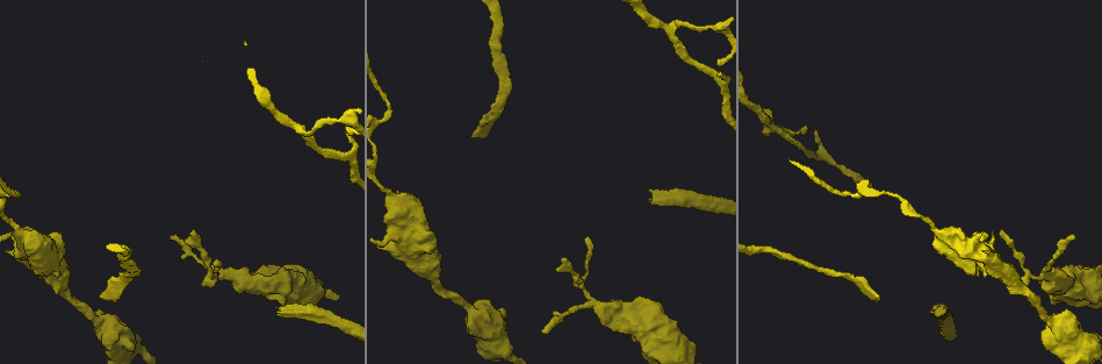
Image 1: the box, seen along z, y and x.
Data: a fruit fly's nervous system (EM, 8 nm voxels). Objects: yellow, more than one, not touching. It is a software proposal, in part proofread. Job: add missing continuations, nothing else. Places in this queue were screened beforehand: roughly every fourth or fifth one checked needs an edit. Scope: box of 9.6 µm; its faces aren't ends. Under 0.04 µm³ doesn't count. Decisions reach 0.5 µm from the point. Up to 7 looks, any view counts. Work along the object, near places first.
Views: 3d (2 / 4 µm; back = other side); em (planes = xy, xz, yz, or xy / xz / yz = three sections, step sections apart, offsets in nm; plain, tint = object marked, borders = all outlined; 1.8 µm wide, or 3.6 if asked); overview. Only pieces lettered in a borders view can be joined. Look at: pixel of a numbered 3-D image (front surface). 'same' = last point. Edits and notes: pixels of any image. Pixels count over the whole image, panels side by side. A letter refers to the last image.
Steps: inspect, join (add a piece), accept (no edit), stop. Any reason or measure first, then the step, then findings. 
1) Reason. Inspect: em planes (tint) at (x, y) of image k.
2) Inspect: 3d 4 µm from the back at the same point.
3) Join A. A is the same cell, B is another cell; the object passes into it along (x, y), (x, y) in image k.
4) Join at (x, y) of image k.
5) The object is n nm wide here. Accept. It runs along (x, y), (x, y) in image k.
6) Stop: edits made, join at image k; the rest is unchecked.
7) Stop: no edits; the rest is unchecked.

Abrupt turn. Inspect: 3d 2 µm at (1029, 279) of image 1.

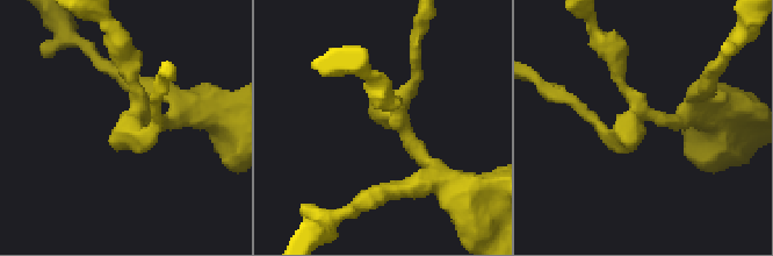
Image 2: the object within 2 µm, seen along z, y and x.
Shape alone is not enough. Inspect: em yz step 16 (borders) at (400, 122) of image 2.

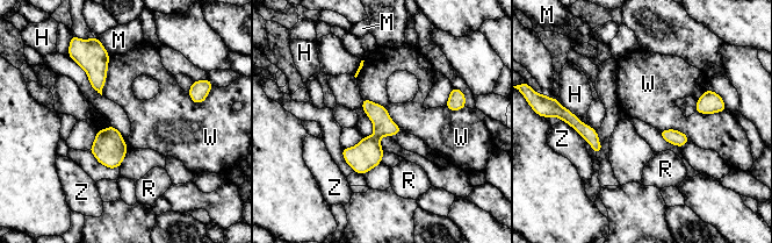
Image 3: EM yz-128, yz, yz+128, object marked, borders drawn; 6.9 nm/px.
Accept. H, M, R, W and Z are other cells; no lettered piece goes on from it.

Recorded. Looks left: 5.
An open end. Inspect: em planes (tint) at (651, 189) of image 1.

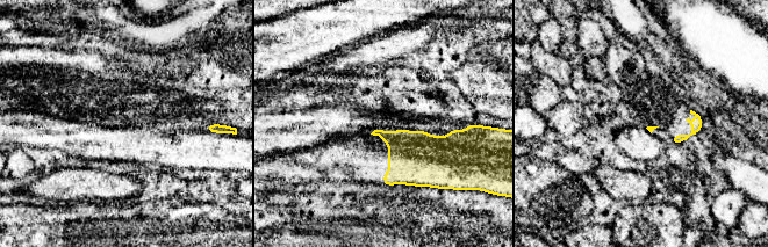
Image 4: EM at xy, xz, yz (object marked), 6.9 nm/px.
See the neighbours. Inspect: em planes (borders) at the same point.

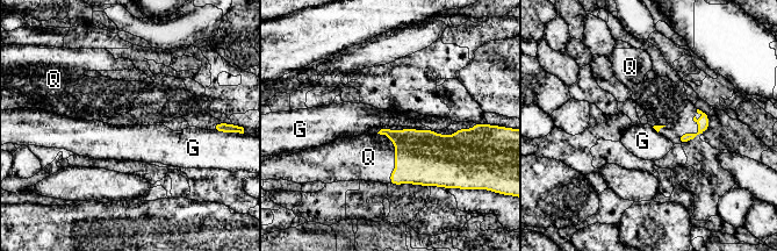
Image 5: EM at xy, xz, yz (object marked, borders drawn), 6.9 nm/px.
Join Q. Q is the same cell, G is another cell; the object passes into it along (704, 122), (697, 133), (683, 116) in image 5; the cell continues.

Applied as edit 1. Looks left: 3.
Redraw. Inspect: overview.

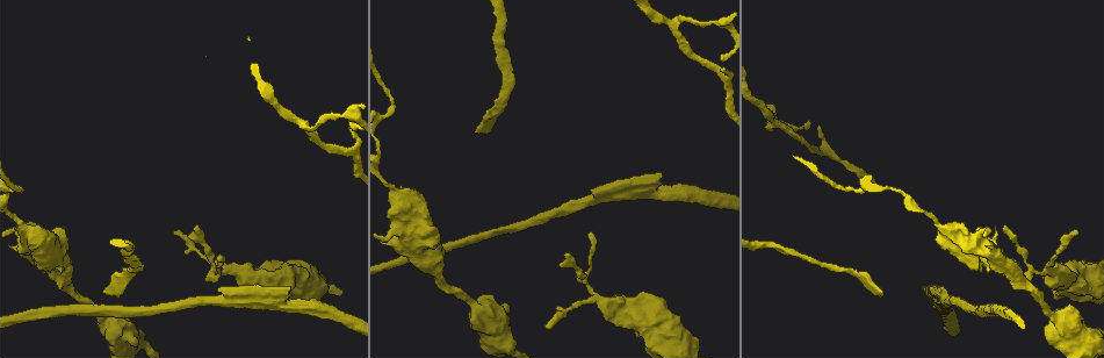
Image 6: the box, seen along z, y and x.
Inspect: 3d 4 µm at (882, 295) of image 6.

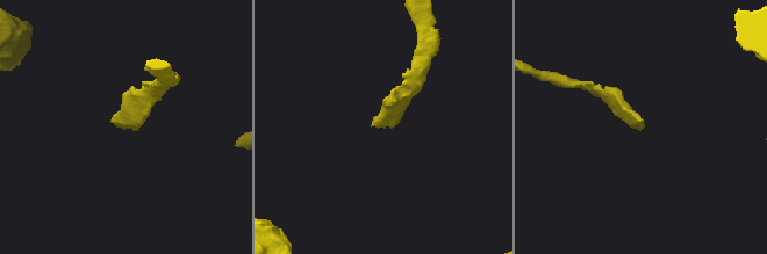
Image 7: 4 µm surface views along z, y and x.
Need the tissue. Inspect: em planes (borders) at (640, 120) of image 7.

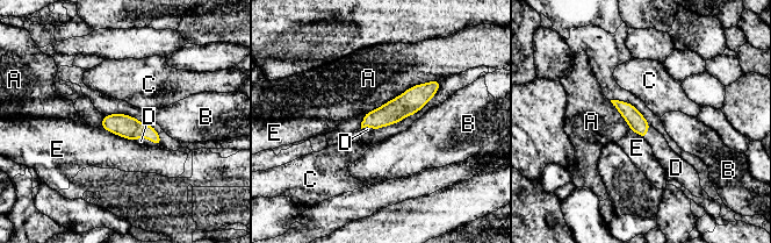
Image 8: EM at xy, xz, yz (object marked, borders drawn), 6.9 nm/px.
The object is 120 nm wide here. Join D. D is the same cell, A, B, C and E are other cells; the object passes into it along (121, 124), (146, 138), (141, 141) in image 8; the cell continues.

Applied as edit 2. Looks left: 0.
Stop: edits made, join at image 5, join at image 8; the rest is unchecked.

